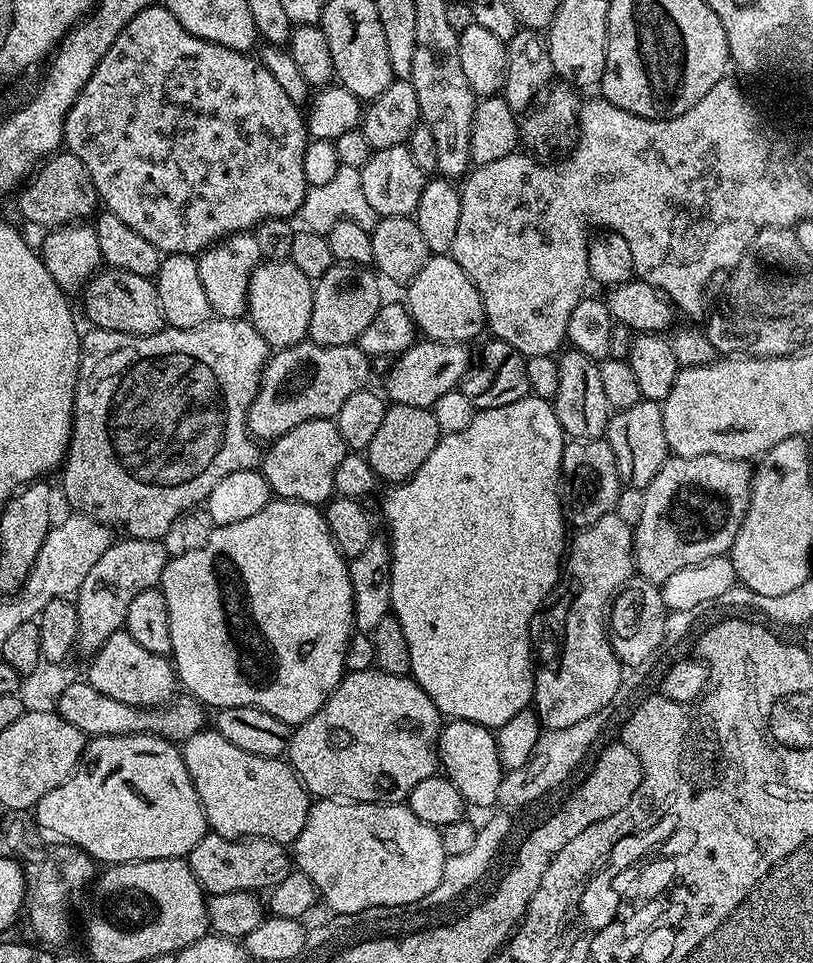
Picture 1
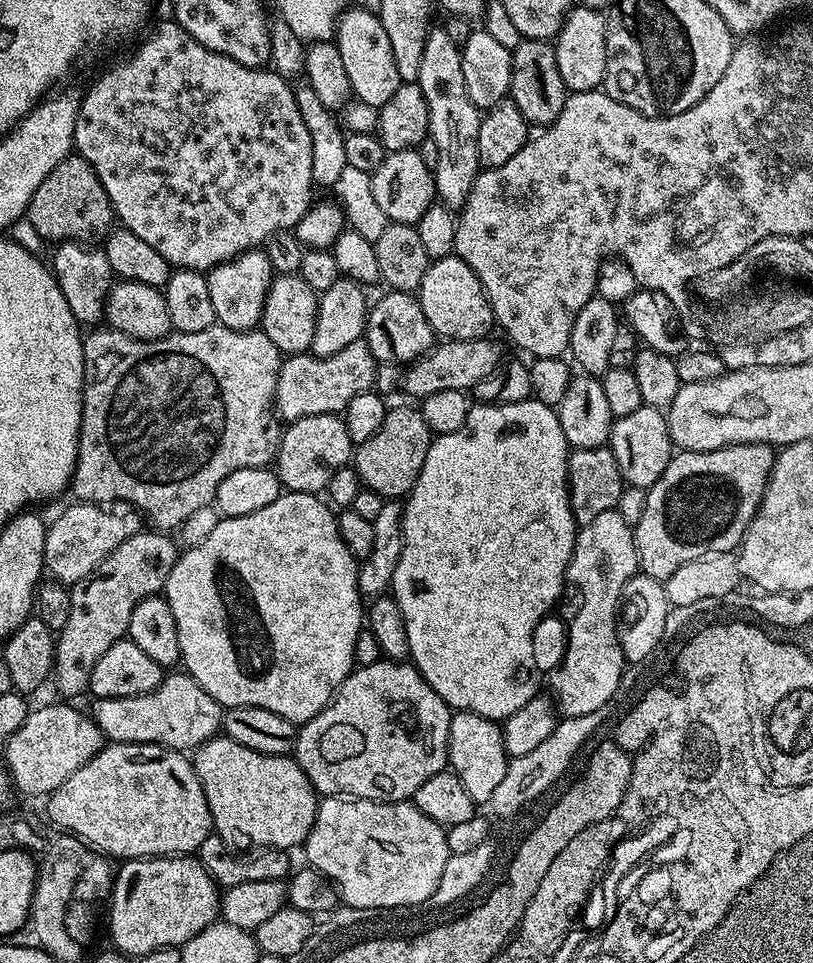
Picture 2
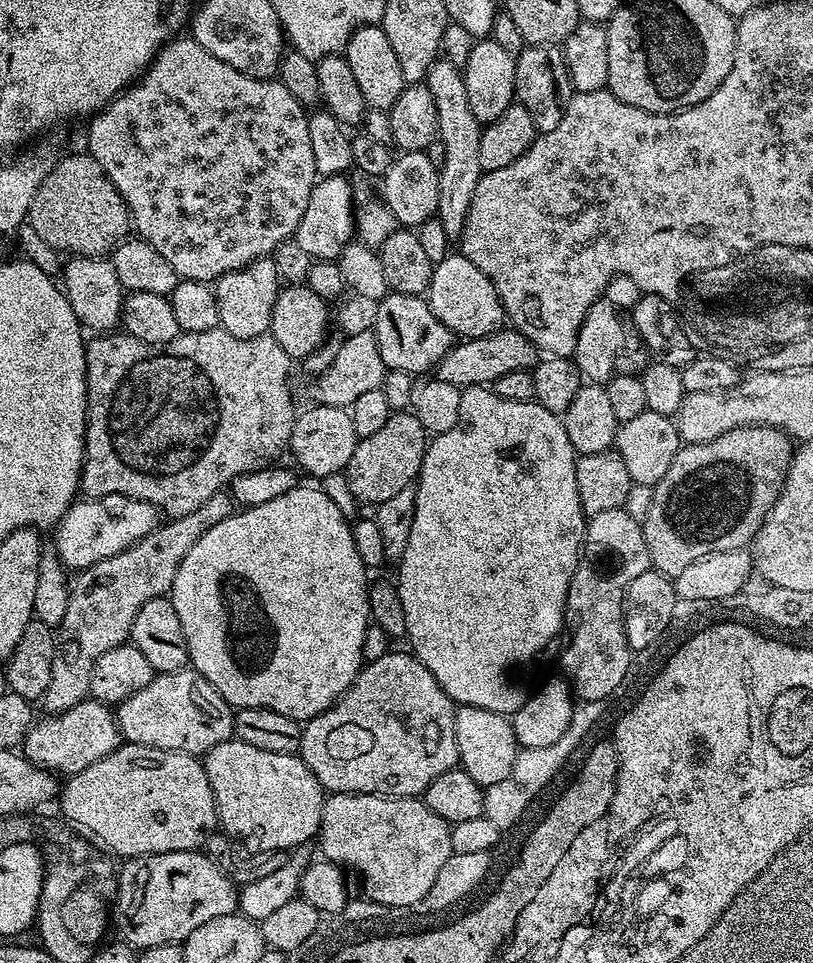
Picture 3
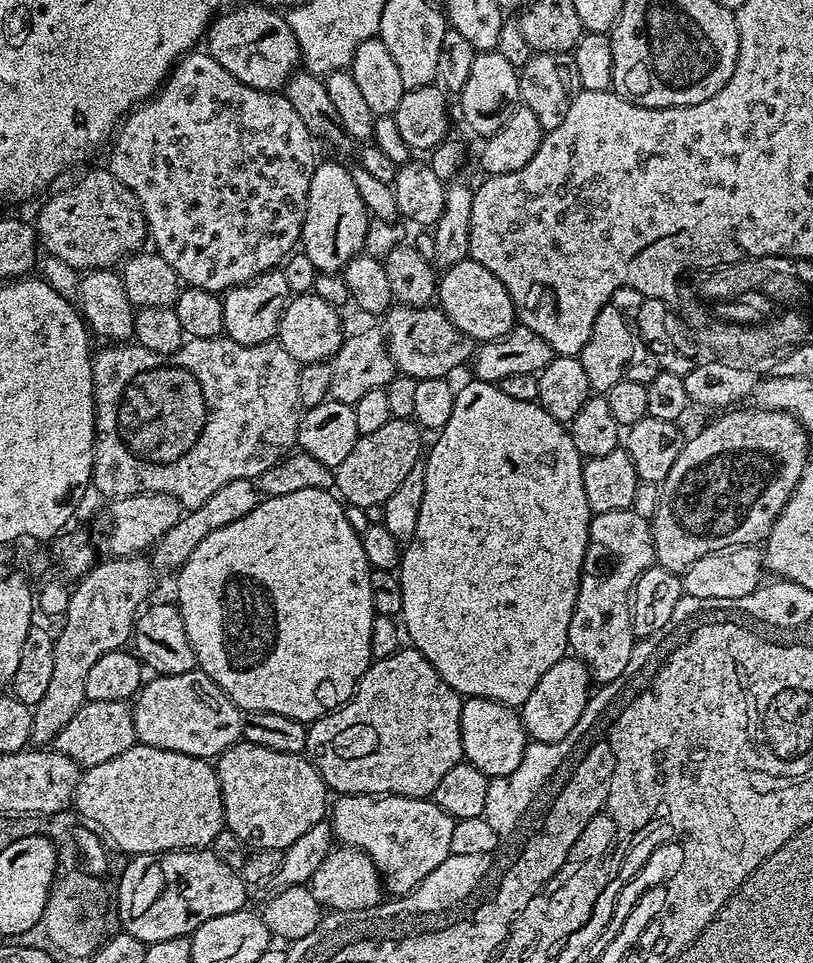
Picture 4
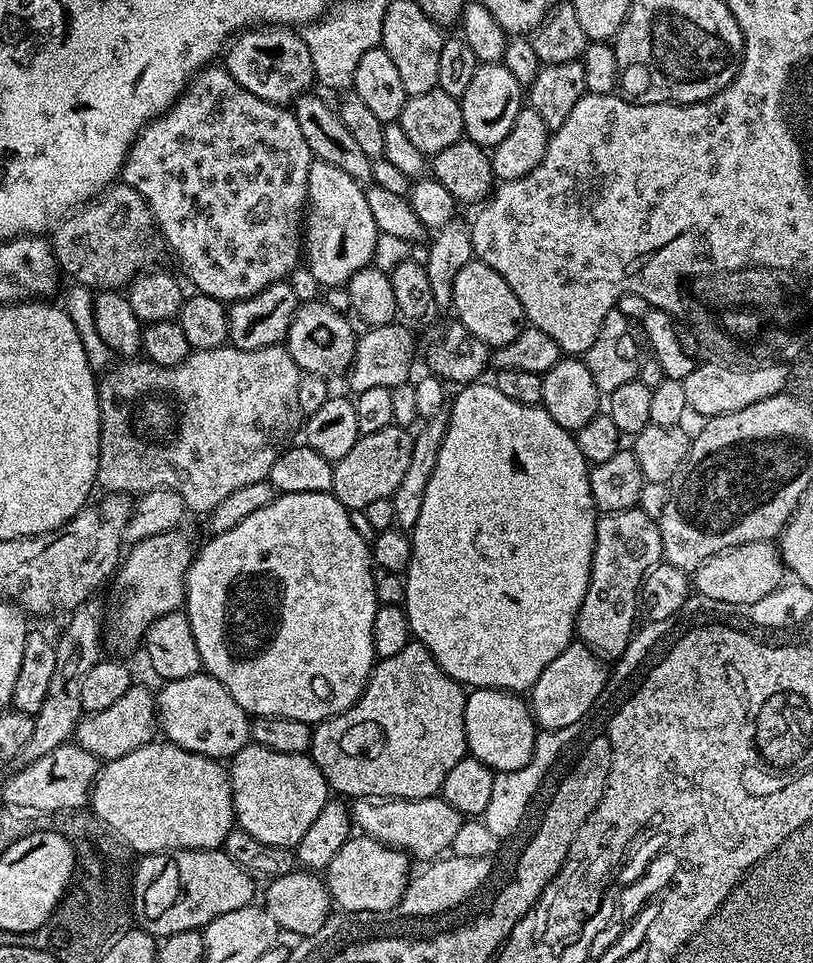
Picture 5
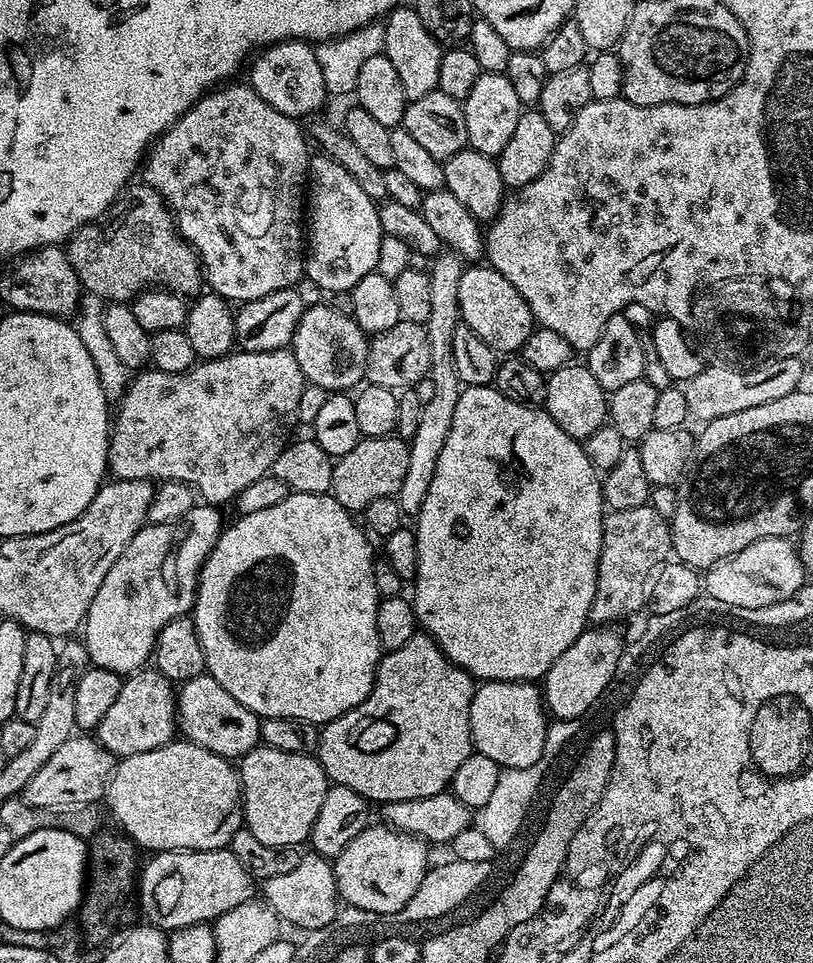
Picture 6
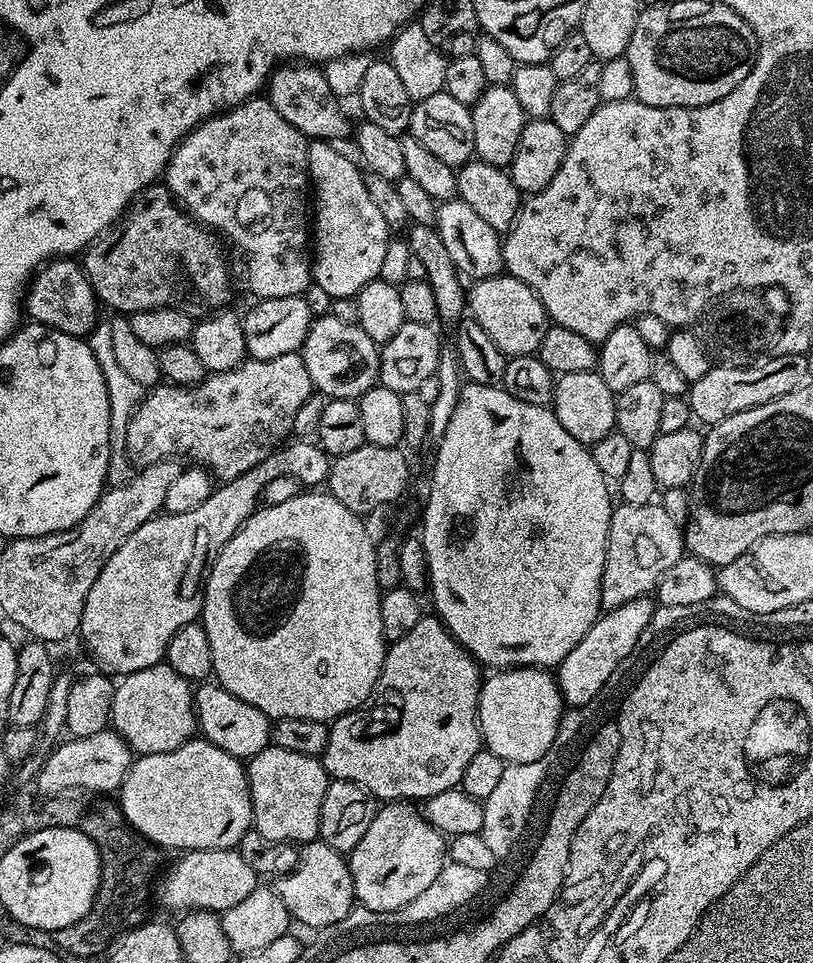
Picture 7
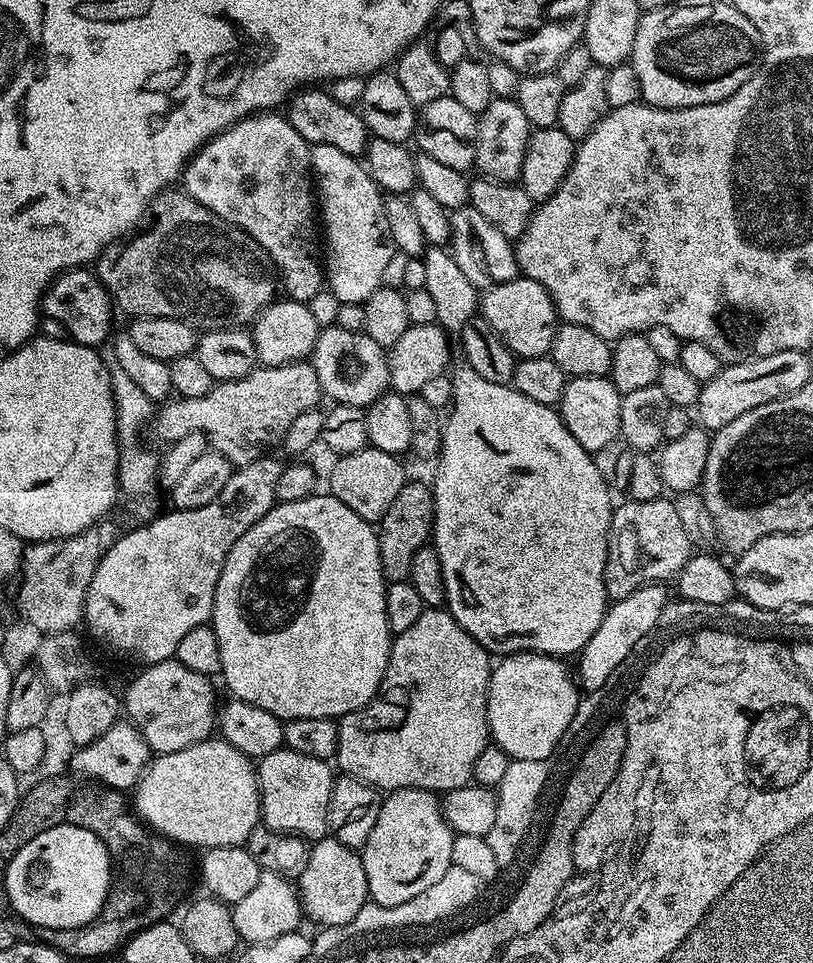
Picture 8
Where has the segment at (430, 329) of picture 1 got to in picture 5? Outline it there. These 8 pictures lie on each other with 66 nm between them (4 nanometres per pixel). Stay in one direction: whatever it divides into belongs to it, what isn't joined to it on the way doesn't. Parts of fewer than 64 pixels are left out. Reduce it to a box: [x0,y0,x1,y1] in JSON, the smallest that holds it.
[451,258,526,350]

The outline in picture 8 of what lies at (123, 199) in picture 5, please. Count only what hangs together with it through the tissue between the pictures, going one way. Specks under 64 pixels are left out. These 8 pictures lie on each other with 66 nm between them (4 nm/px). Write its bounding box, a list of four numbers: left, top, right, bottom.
[94,190,278,330]

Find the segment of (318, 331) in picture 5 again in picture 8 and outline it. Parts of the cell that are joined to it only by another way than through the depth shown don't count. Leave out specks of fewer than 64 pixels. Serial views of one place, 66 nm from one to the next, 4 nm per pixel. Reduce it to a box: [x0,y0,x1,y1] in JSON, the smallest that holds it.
[310,328,389,409]

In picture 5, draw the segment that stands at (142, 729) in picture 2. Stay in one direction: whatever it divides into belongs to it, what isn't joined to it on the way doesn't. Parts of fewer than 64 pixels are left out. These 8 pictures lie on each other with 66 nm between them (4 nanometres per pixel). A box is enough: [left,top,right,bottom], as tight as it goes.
[155,670,252,761]

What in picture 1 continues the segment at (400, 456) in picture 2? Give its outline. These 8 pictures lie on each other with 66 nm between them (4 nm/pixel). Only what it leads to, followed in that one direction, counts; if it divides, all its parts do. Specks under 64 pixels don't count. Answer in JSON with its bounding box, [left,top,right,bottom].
[366,403,441,486]

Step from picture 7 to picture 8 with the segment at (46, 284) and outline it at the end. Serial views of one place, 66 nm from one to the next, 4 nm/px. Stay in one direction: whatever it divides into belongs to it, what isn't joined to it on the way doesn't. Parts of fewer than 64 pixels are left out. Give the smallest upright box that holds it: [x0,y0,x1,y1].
[42,266,113,349]

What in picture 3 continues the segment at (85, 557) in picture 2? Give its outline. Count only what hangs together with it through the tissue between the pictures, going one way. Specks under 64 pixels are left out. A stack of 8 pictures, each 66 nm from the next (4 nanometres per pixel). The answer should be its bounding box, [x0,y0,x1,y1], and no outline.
[54,494,162,570]

